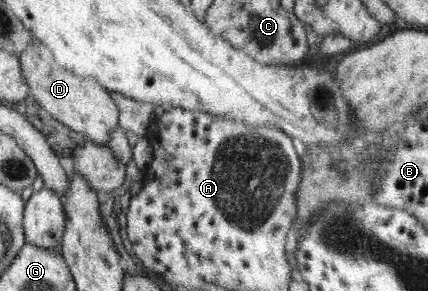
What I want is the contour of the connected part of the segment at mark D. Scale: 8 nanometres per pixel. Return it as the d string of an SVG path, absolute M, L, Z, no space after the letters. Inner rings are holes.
M35 36L29 47L19 56L32 97L45 111L72 130L85 134L89 142L98 146L108 146L112 131L120 127L120 108L112 97L112 92L93 76L79 75L59 64L53 56L53 51Z

